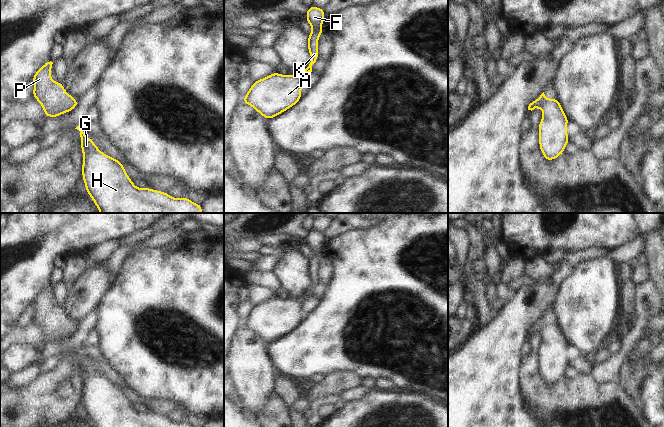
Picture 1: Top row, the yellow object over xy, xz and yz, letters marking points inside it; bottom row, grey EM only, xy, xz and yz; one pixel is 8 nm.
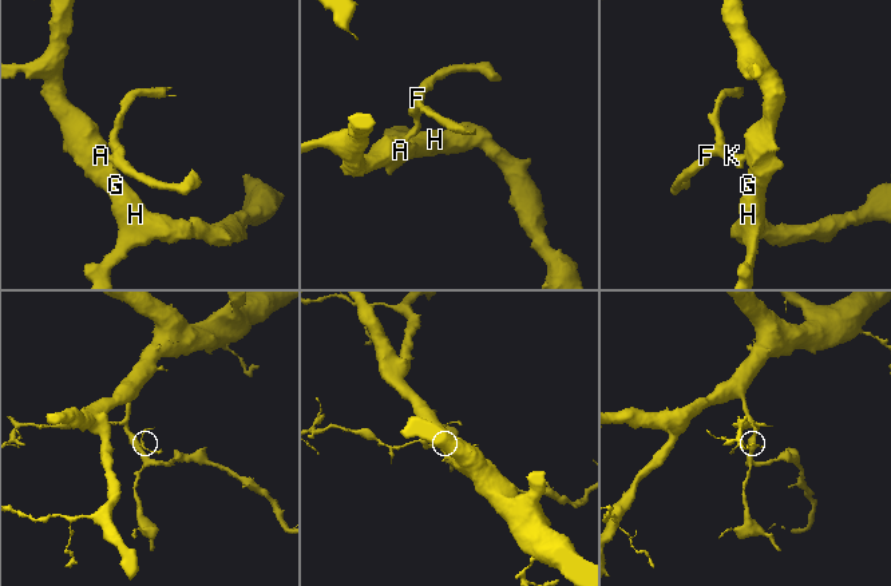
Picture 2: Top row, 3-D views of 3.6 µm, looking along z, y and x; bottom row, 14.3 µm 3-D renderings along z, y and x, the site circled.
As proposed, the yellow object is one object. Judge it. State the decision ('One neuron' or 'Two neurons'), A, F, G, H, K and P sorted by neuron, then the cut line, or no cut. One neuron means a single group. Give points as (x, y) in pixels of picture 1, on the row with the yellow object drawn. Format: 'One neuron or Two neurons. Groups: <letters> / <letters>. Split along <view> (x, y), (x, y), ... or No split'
One neuron. Groups: A F G H K P. No split.

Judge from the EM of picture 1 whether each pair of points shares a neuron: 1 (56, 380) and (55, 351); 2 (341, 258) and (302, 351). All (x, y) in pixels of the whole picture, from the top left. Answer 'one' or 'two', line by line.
1: two
2: one

